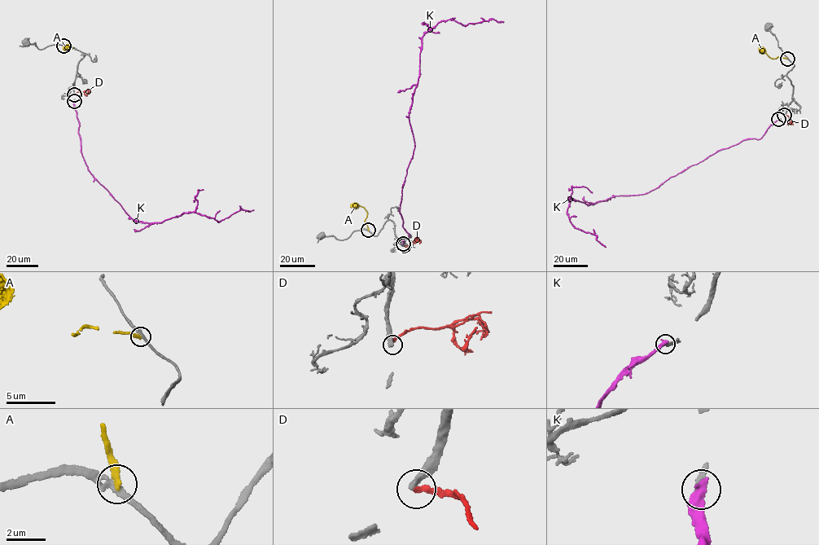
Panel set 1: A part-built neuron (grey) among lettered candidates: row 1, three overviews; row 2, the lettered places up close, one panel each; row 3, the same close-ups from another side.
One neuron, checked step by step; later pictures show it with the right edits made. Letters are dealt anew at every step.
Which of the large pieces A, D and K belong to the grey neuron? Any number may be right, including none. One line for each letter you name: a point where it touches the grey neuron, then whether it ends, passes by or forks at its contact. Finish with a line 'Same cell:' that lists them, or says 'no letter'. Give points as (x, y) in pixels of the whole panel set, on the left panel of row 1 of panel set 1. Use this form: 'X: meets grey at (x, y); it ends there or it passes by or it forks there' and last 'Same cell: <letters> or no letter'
Same cell: no letter

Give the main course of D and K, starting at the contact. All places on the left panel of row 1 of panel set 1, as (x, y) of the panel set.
D: (74, 94), (87, 93)
K: (74, 101), (81, 153), (89, 171), (135, 221), (161, 222), (194, 212), (218, 221), (243, 208), (254, 210)

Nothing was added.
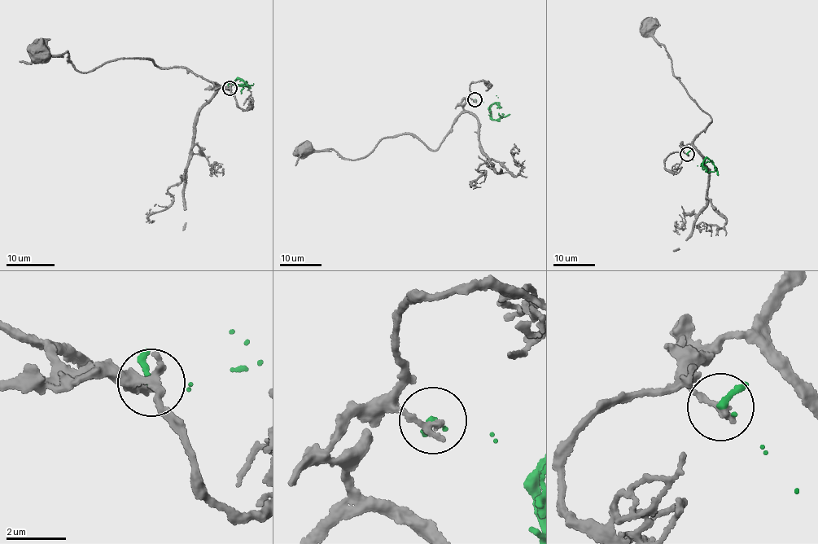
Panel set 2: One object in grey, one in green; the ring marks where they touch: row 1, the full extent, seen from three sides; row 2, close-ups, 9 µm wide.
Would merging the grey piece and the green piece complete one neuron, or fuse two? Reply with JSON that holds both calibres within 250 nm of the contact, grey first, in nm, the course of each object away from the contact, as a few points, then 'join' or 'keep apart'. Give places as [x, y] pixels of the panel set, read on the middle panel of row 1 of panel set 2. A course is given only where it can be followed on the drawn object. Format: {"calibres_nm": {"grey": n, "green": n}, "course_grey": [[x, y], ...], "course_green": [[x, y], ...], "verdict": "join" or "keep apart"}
{"calibres_nm": {"grey": 240, "green": 200}, "course_grey": [[475, 99], [465, 101], [435, 149], [410, 133], [378, 141], [360, 159], [304, 147]], "course_green": [[475, 99], [490, 106], [494, 103], [490, 107], [492, 119], [509, 114]], "verdict": "keep apart"}

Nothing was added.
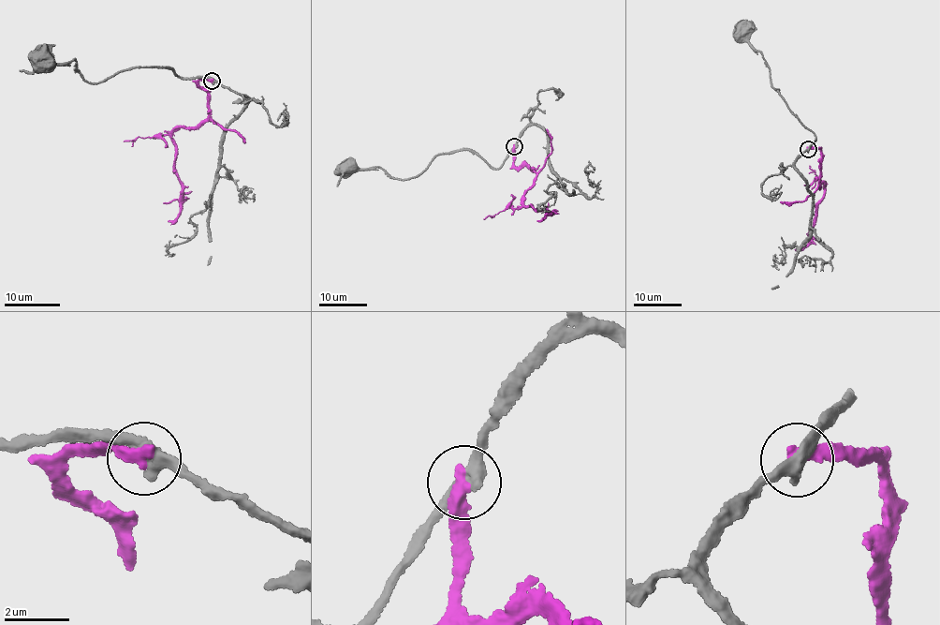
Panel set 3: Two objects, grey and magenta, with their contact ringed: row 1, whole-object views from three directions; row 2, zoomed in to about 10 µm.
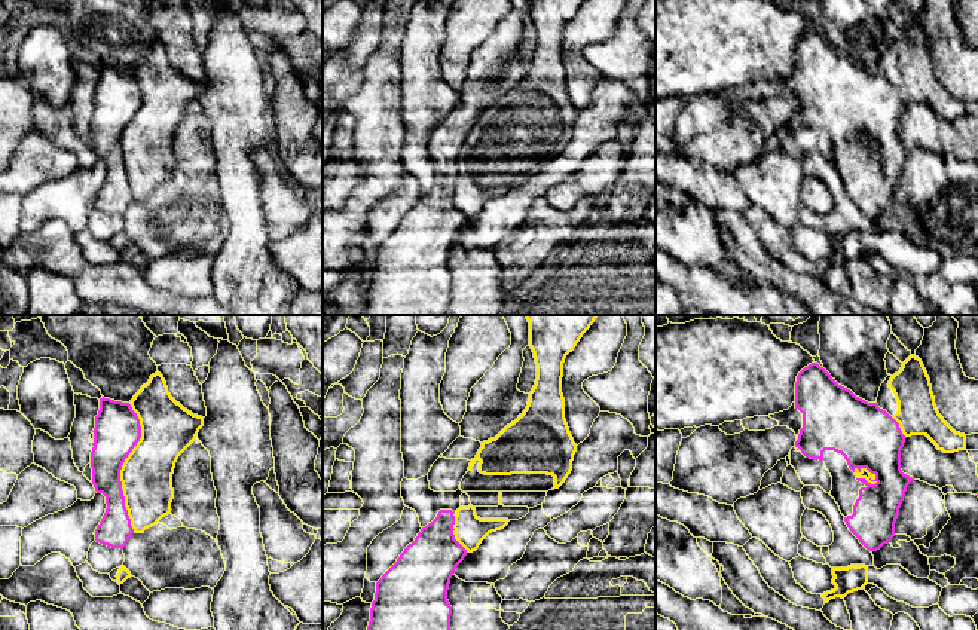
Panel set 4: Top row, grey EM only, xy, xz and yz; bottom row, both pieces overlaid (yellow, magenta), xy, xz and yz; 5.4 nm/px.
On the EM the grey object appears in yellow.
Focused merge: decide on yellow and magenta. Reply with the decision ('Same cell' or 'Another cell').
Another cell

